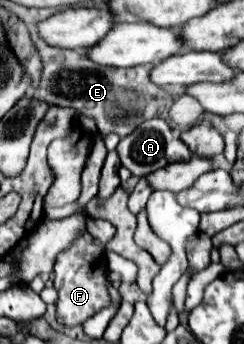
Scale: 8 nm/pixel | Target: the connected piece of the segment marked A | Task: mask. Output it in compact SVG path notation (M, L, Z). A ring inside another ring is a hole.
M162 118L144 120L130 136L120 140L120 144L116 146L116 152L120 156L122 166L126 166L134 176L146 176L148 172L154 172L154 170L158 170L166 164L180 162L180 160L190 160L190 156L192 156L188 146L172 134L170 126Z

